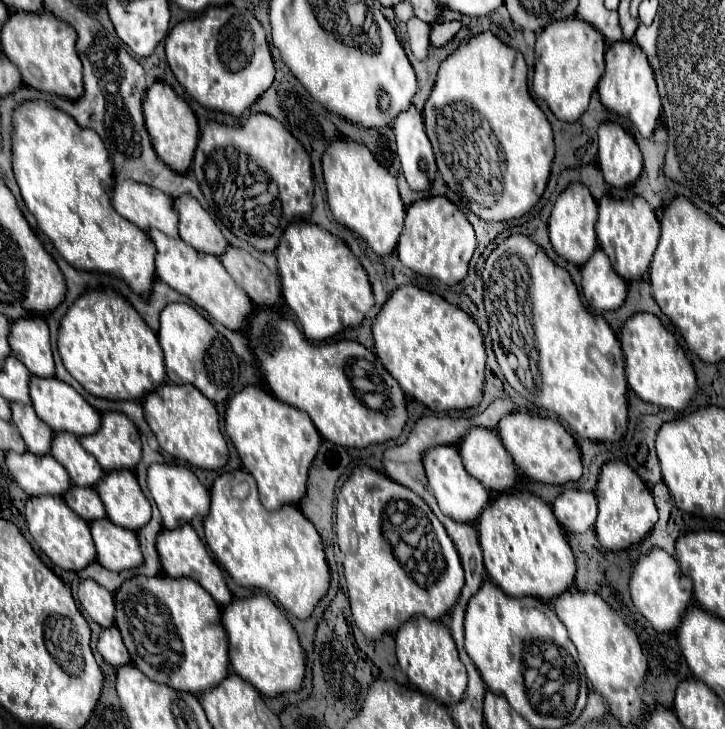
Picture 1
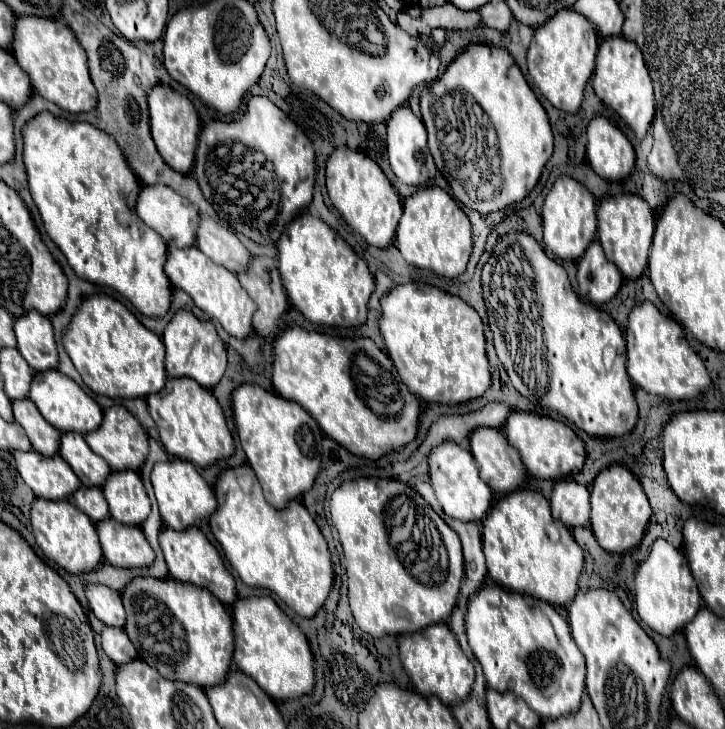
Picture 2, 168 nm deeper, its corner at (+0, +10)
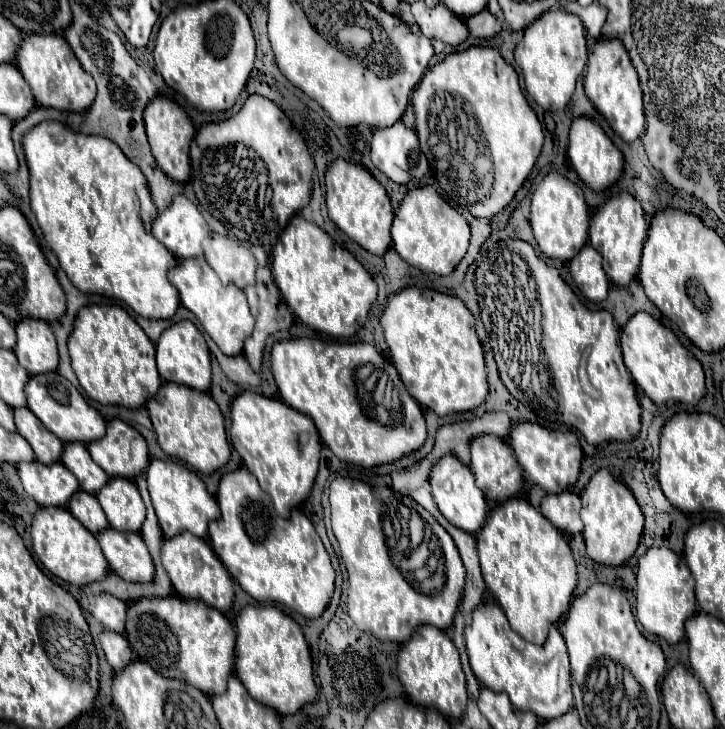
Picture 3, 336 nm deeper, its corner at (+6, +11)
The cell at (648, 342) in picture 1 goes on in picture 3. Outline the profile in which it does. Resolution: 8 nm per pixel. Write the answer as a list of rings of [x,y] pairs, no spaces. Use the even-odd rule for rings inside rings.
[[[637,312],[621,330],[621,350],[625,366],[629,368],[635,384],[655,402],[667,400],[697,404],[705,394],[705,372],[699,360],[677,340],[677,336],[647,312]]]

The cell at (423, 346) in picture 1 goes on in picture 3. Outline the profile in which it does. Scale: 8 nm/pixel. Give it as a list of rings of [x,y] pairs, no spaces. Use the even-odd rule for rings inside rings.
[[[403,288],[395,292],[381,316],[385,340],[407,392],[425,408],[439,416],[451,412],[467,412],[481,406],[487,398],[487,370],[483,360],[481,342],[475,334],[475,320],[467,306],[455,298],[429,288]]]

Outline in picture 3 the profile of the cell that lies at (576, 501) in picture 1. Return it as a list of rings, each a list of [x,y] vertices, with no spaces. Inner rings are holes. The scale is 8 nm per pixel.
[[[575,492],[545,494],[541,500],[541,514],[561,532],[579,534],[583,530],[583,522],[579,518],[581,498]]]

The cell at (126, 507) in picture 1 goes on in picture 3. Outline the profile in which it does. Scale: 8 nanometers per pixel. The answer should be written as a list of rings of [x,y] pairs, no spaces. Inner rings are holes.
[[[111,478],[97,500],[111,524],[119,532],[139,532],[145,520],[145,504],[137,486],[127,478]]]

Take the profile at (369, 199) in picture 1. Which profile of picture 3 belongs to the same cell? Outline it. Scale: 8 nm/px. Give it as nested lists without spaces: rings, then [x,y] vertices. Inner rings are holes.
[[[343,158],[335,160],[327,174],[325,174],[325,202],[329,218],[359,246],[363,246],[371,254],[385,254],[391,246],[391,222],[393,222],[393,208],[385,188],[361,166],[349,164]]]

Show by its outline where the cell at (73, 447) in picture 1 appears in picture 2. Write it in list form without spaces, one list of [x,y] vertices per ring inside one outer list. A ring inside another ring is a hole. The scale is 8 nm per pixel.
[[[61,433],[59,455],[71,465],[79,481],[87,487],[101,487],[111,473],[111,467],[89,449],[81,433]]]

